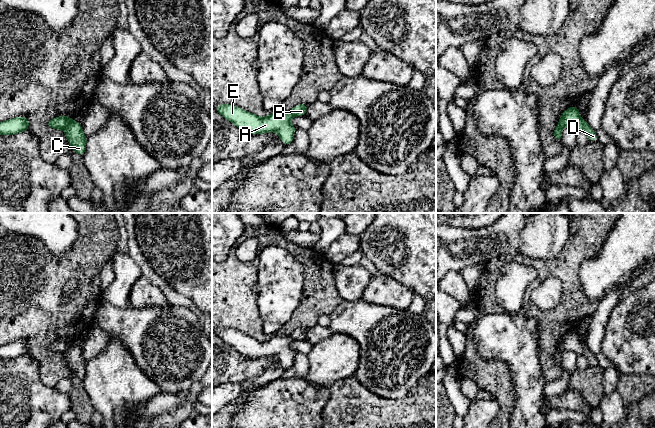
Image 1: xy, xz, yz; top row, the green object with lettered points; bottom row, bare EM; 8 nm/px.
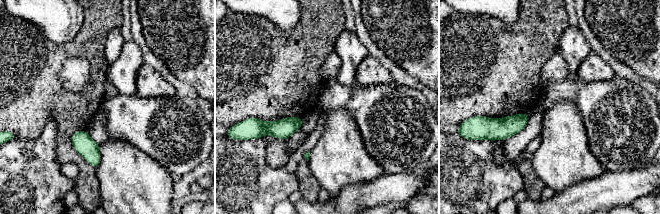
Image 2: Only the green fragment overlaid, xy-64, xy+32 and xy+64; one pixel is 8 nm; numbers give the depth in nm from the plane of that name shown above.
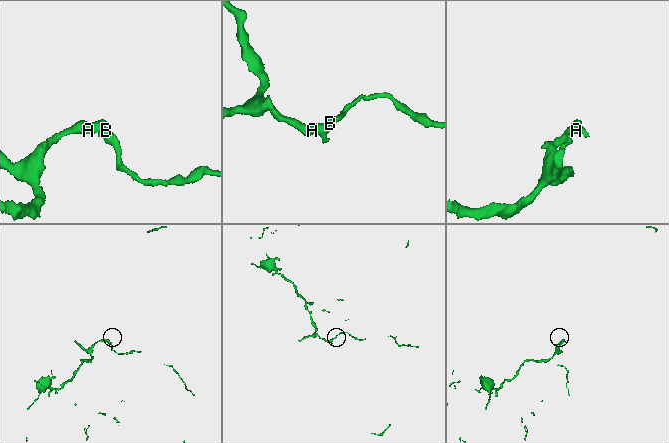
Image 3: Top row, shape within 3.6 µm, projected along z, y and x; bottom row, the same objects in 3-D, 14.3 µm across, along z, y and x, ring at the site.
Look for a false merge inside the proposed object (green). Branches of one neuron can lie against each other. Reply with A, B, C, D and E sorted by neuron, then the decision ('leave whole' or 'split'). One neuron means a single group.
A D E / B C; split

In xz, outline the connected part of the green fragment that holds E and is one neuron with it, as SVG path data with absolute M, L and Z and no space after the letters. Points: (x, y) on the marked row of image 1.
M219 104L215 110L249 134L276 132L285 145L293 143L296 128L292 125L290 112L272 112L269 116L260 117L230 104Z

